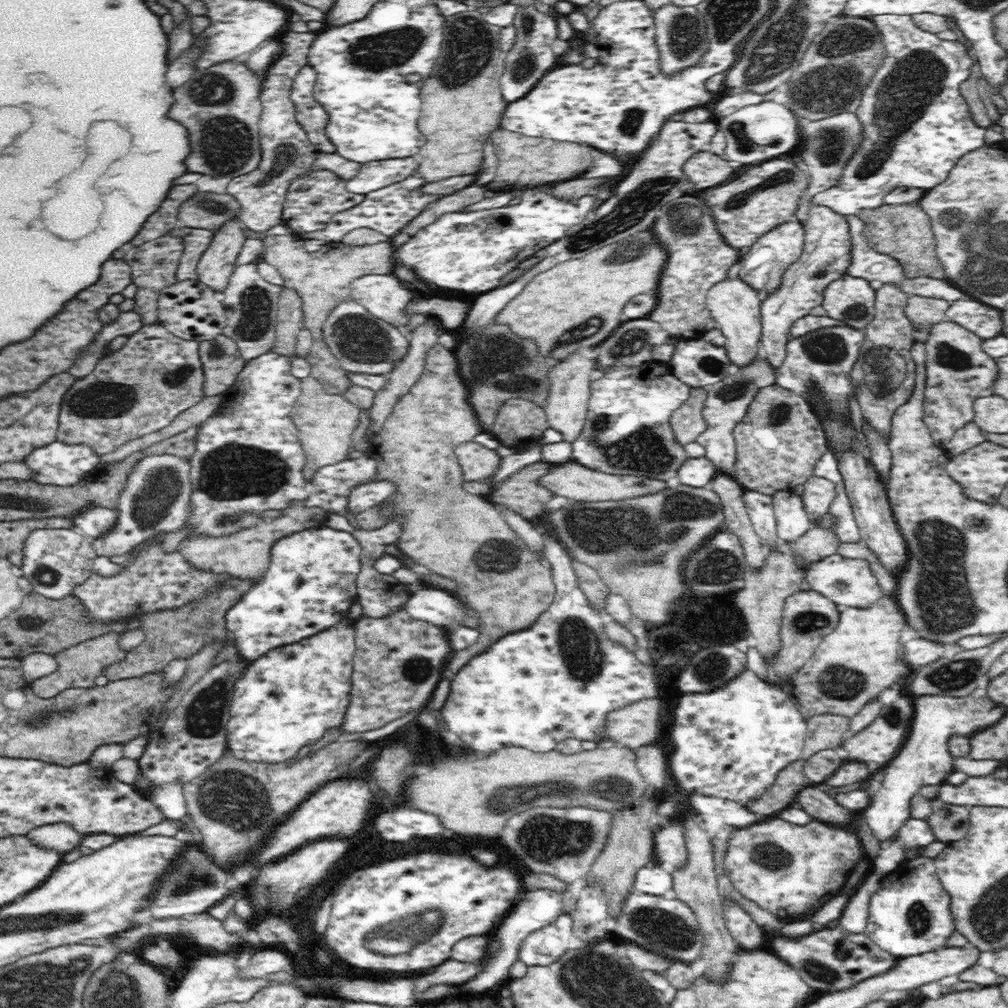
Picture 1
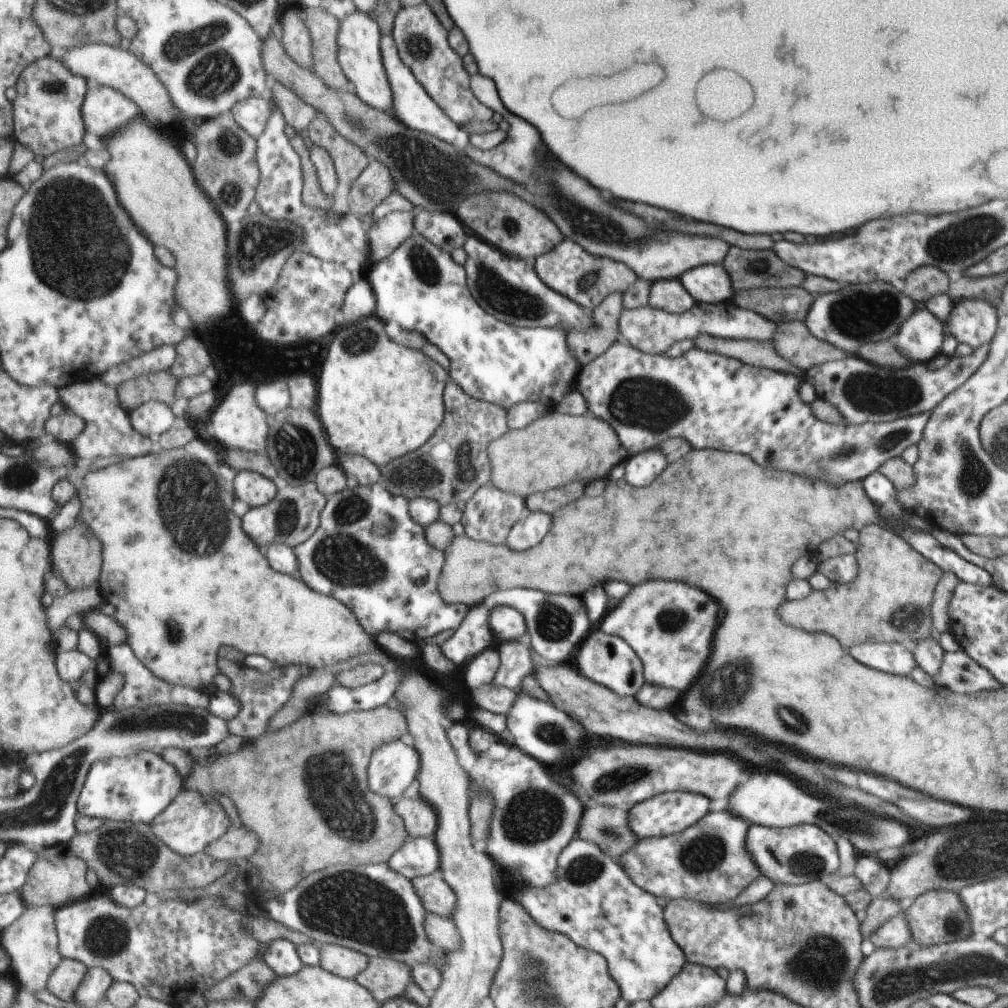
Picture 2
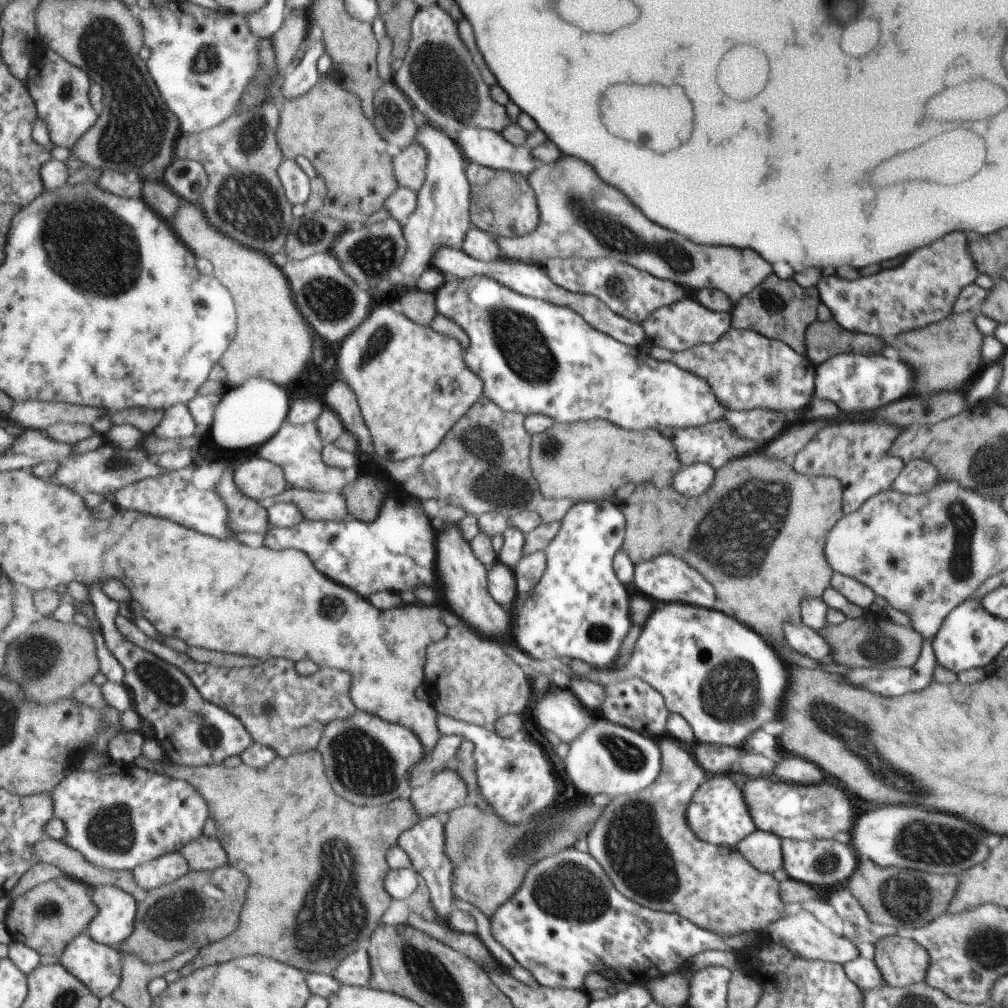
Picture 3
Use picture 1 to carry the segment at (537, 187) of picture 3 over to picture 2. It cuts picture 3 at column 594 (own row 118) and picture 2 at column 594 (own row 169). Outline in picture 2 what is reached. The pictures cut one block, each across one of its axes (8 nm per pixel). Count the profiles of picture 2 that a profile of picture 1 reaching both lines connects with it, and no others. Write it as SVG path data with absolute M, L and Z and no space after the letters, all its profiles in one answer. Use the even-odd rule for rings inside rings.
M479 73L469 75L469 90L477 98L477 102L498 112L507 121L509 128L505 140L491 150L482 151L475 146L467 146L465 160L475 167L480 164L487 166L499 176L521 184L525 190L524 198L528 201L537 200L543 208L542 212L560 229L562 236L567 236L587 252L593 252L593 256L603 256L613 262L625 264L636 276L641 276L647 282L679 279L679 276L691 268L723 262L729 248L724 240L667 232L659 230L659 226L645 224L644 219L631 216L629 212L619 208L610 196L593 188L588 180L581 179L560 161L555 162L549 154L545 154L548 148L541 142L539 132L529 122L523 122L523 119L507 110L491 78Z

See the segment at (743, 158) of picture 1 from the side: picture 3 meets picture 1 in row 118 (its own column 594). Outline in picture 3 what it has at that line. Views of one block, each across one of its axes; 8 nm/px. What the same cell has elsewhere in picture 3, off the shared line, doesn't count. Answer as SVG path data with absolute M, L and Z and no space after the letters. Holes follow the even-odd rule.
M596 715L576 739L568 742L565 754L567 756L563 758L563 772L571 780L575 790L583 794L583 799L631 796L649 786L660 774L661 753L654 738L605 721Z

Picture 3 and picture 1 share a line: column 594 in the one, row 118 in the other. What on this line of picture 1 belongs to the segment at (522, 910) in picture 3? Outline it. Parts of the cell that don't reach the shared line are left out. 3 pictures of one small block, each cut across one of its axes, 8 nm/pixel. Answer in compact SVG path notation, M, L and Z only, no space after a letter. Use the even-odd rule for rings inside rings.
M878 15L870 19L881 33L887 55L873 74L872 82L865 86L860 106L855 111L864 127L864 138L861 147L844 167L836 186L812 199L812 204L828 207L842 217L881 207L886 194L896 188L930 190L948 178L962 156L988 144L984 141L986 130L975 123L966 95L960 90L961 84L972 77L975 61L963 41L942 40L936 34L918 28L910 15Z

